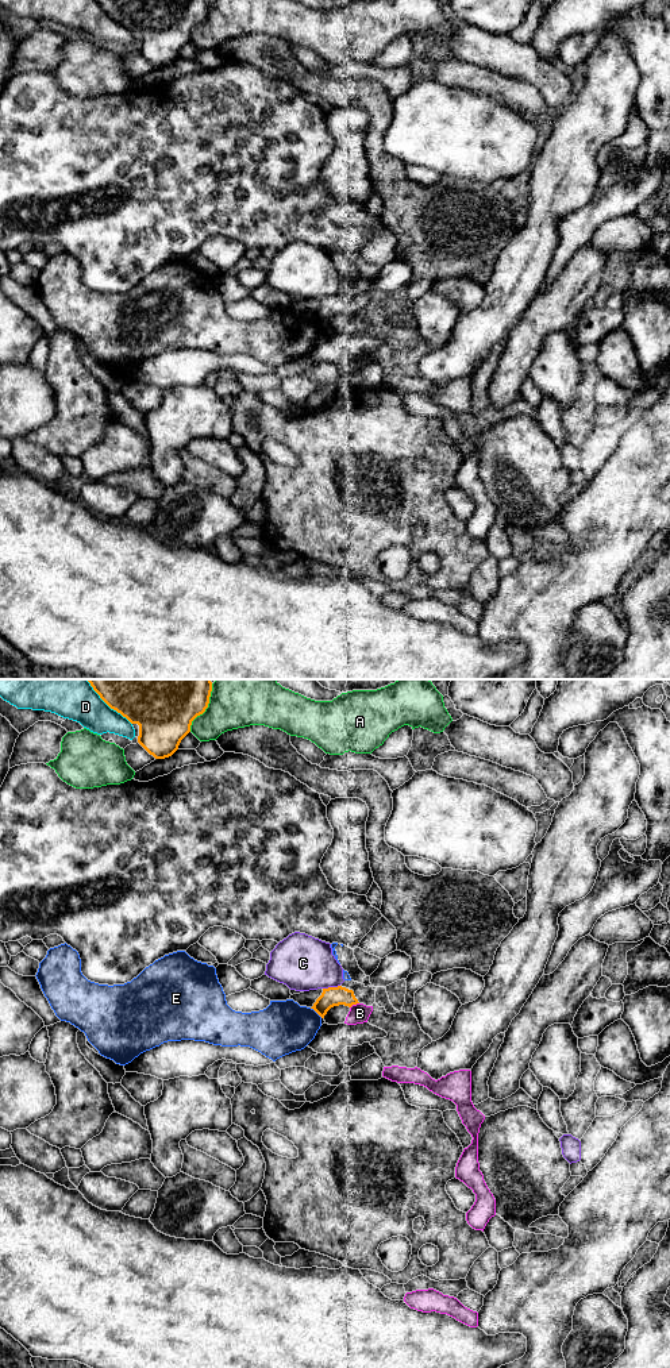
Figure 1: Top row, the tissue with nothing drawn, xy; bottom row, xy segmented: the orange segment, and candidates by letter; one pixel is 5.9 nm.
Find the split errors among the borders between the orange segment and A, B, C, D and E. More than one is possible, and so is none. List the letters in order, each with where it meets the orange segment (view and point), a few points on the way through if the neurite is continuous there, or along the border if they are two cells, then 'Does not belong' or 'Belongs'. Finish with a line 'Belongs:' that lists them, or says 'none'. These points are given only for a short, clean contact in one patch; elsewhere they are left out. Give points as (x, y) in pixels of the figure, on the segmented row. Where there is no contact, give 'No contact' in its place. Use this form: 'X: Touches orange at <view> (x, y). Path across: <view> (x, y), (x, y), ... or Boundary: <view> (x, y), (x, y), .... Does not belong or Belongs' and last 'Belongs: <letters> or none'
A: Touches orange at xy (207, 706). Does not belong
B: Touches orange at xy (354, 1004). Does not belong
C: Touches orange at xy (331, 987). Does not belong
D: Touches orange at xy (107, 704). Does not belong
E: Touches orange at xy (316, 1012). Does not belong
Belongs: none

